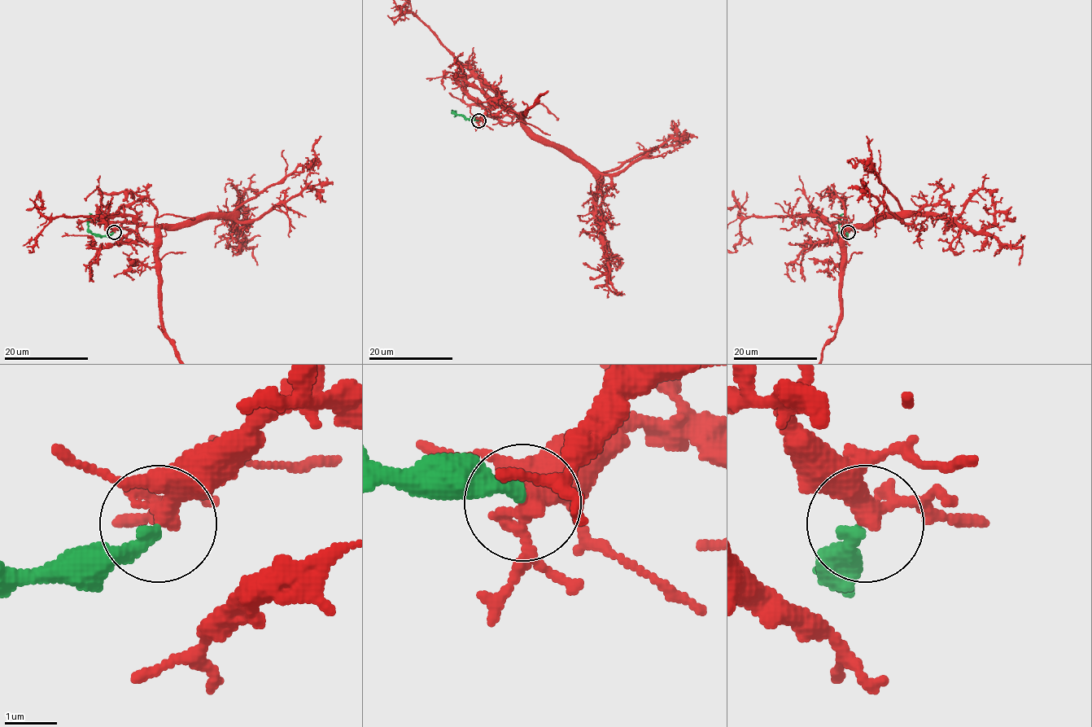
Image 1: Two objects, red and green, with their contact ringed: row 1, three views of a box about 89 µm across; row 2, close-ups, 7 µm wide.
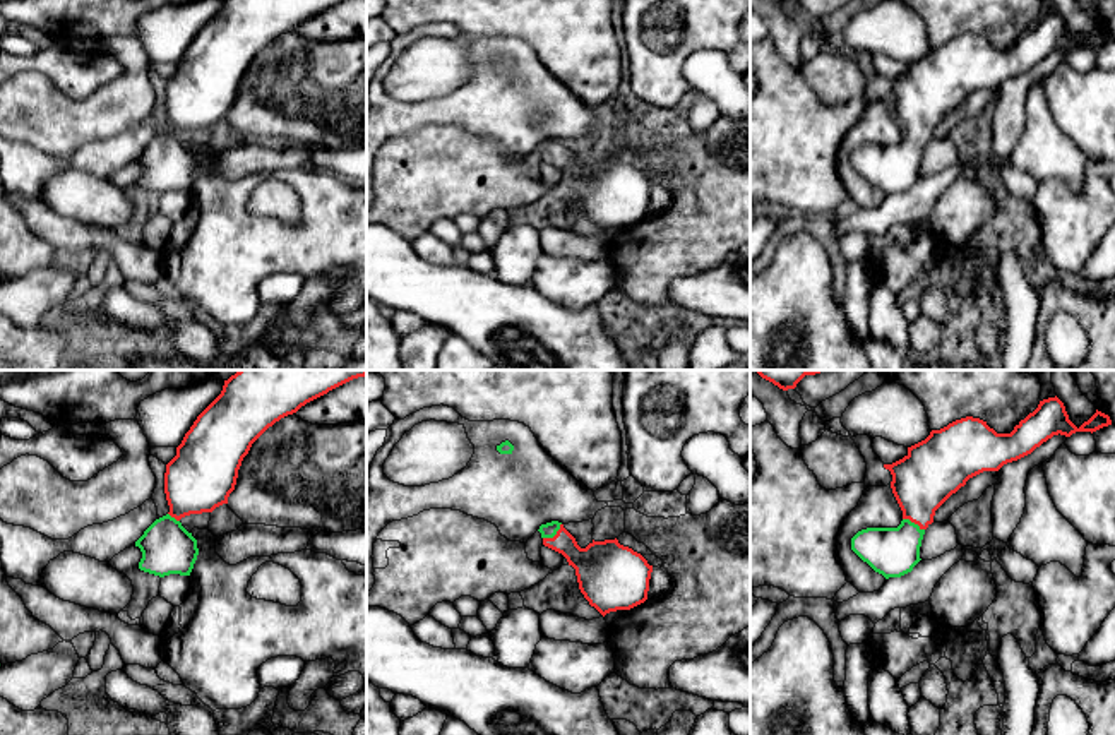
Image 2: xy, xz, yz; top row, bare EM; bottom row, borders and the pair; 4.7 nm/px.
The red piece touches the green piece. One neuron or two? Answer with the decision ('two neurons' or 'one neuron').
one neuron

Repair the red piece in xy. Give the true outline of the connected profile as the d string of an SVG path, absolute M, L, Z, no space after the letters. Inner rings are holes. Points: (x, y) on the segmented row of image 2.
M238 370L224 380L221 394L197 416L176 447L176 456L166 464L164 493L170 512L156 519L135 541L142 552L139 569L159 577L190 576L199 548L180 519L212 512L228 504L243 457L269 427L329 391L365 375L367 370Z

